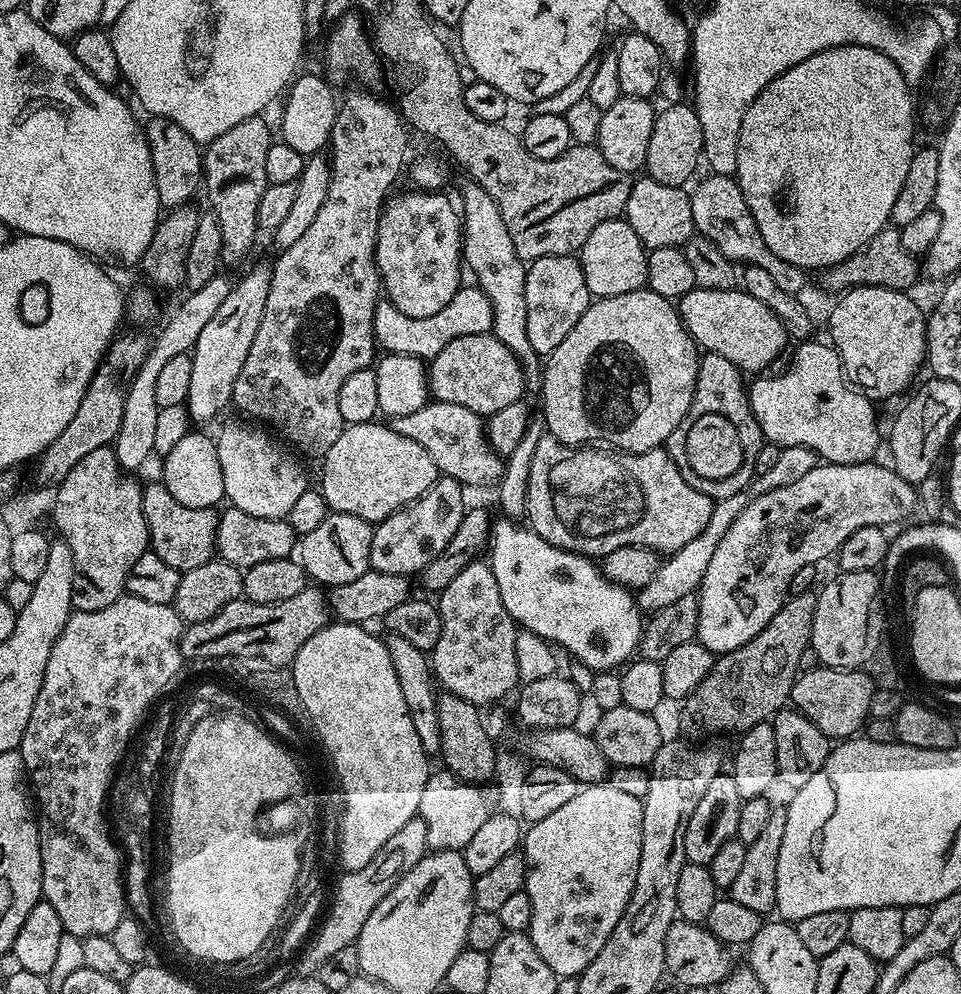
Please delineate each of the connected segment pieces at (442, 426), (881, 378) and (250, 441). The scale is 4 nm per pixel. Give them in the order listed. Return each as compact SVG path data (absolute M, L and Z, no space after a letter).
M432 400L414 410L414 414L391 417L390 427L413 442L418 442L418 446L422 446L422 450L434 458L437 473L454 478L461 486L492 486L504 472L505 461L490 446L485 421L474 410L466 410L466 406Z
M863 284L839 293L835 297L836 305L828 316L828 332L832 335L830 343L840 356L840 364L844 367L848 383L873 402L888 400L899 392L907 393L913 387L912 379L919 374L920 367L923 369L926 364L926 312L908 295L907 291Z
M240 420L226 425L220 436L215 437L218 463L222 466L224 500L231 507L254 514L254 518L283 520L290 514L297 498L310 487L310 480L303 466L295 460L297 457L291 451L283 452L264 433L267 431L263 427Z

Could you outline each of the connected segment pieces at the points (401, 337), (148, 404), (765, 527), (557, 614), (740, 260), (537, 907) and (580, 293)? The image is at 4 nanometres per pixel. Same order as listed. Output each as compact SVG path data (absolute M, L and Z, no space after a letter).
M462 286L454 294L454 298L450 298L450 302L446 306L442 306L442 310L438 310L438 314L430 314L430 318L410 318L410 314L402 314L402 310L398 310L398 306L394 306L387 298L382 298L376 303L374 310L374 328L377 345L385 353L394 356L413 356L419 360L430 362L438 353L442 351L442 346L446 346L446 342L454 342L454 338L462 338L470 334L478 334L479 336L487 336L492 331L492 323L494 322L494 310L490 306L490 298L486 298L486 294L481 288L475 286Z
M218 274L210 278L210 282L202 286L202 290L188 292L185 300L169 314L168 321L161 326L156 340L154 336L148 349L148 357L144 359L142 366L134 374L124 394L122 426L118 426L118 434L114 441L114 451L121 469L136 470L132 468L140 468L148 459L153 459L154 433L161 410L154 395L154 385L158 374L162 371L162 366L170 362L170 358L178 358L178 354L183 352L191 353L192 348L198 342L198 334L202 334L202 326L206 326L206 322L214 318L214 313L218 311L218 306L222 306L222 301L226 299L226 294L230 294L232 286L231 279L227 280L224 274Z
M827 462L817 463L814 470L810 470L810 474L805 474L803 478L798 478L798 482L793 482L791 486L778 486L776 490L770 490L761 496L752 496L748 501L746 510L742 510L742 514L738 514L738 518L734 518L734 522L730 526L730 530L726 530L726 534L722 538L722 542L718 542L718 548L714 550L714 558L710 558L710 566L706 566L706 574L700 582L698 589L698 626L696 627L696 640L706 646L706 650L710 650L713 654L726 653L736 650L746 642L754 639L763 627L778 613L778 610L788 600L790 593L790 578L794 578L794 574L798 574L798 570L802 570L802 566L810 566L811 564L819 565L820 560L835 557L839 552L842 542L846 542L846 538L850 538L850 534L854 534L854 530L862 530L862 526L881 526L886 523L904 522L908 515L912 512L912 507L916 508L918 504L917 489L913 485L907 484L898 473L893 472L891 467L884 468L877 462L869 462L867 464L830 464Z
M507 518L497 519L492 525L491 552L490 563L494 582L498 582L498 594L502 594L502 606L506 606L510 618L523 631L538 634L553 646L561 644L573 661L585 664L594 673L619 669L637 655L642 631L642 609L637 597L629 589L605 578L595 559L581 552L562 550L543 540L531 527Z
M708 174L705 177L705 180L690 192L690 210L694 214L696 232L714 242L714 246L718 246L718 250L722 250L722 254L726 254L726 258L737 265L753 264L766 270L766 274L770 274L770 278L778 282L778 290L786 290L786 294L791 296L800 294L809 273L798 266L782 262L782 258L778 258L778 254L774 254L774 250L770 250L770 246L762 242L758 222L754 222L754 214L750 214L750 206L746 206L746 198L740 185L731 176Z
M612 782L581 787L580 793L566 806L554 810L547 818L535 821L523 833L522 851L528 867L526 891L534 906L528 927L534 946L557 978L576 978L594 962L598 950L606 946L606 938L618 926L618 918L630 902L634 882L638 878L638 862L642 858L642 814L644 802L639 795L615 788Z
M575 255L547 256L531 261L526 268L526 334L530 337L530 346L541 358L547 357L562 338L574 330L574 322L586 314L588 305L594 297L588 291L582 266Z

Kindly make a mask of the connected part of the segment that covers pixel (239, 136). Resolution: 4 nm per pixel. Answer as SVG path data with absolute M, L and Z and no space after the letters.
M263 115L246 118L238 126L218 134L202 152L204 157L204 178L210 210L222 226L223 263L236 264L252 248L258 233L258 202L269 183L266 178L266 153L274 142L274 132L268 129Z

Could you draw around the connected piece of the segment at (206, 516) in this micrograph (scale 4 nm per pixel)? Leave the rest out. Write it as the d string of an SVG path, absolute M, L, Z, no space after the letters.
M163 482L145 483L142 488L142 514L148 527L148 543L151 551L174 566L174 570L194 570L214 558L216 550L216 527L220 521L216 508L191 508L182 506L168 491Z

